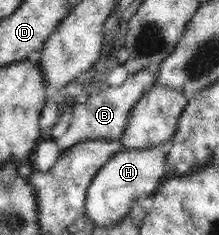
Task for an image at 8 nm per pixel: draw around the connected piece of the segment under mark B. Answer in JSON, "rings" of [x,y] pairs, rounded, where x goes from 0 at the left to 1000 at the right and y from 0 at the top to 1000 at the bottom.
{"rings":[[[708,294],[648,298],[630,311],[584,323],[584,336],[548,370],[502,370],[402,413],[384,438],[356,438],[338,451],[338,511],[320,502],[311,562],[265,587],[269,638],[297,643],[347,613],[438,591],[548,591],[575,536],[584,536],[584,498],[603,451],[676,396],[712,362],[721,306]]]}

